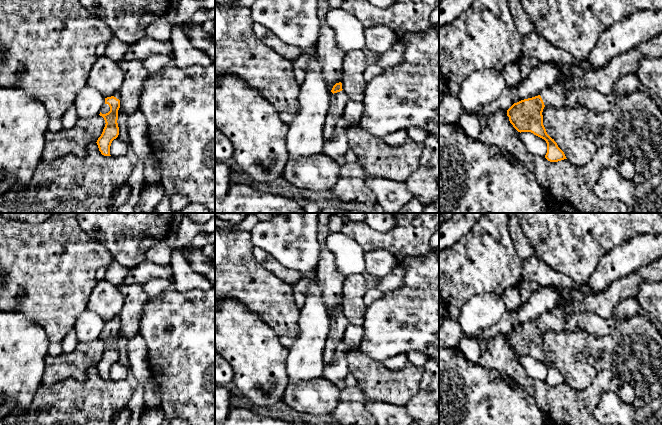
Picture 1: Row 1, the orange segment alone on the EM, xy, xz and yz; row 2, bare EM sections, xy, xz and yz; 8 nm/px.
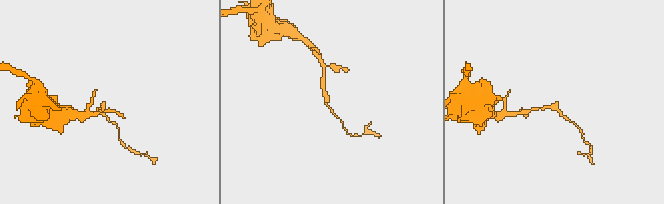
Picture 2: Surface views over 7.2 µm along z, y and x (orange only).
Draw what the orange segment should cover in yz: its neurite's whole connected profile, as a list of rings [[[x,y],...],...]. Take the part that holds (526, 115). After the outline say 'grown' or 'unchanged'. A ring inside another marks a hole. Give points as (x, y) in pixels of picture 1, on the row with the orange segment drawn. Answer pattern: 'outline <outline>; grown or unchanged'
outline [[[633,48],[615,56],[602,68],[586,71],[582,78],[571,75],[569,80],[544,89],[538,96],[514,103],[507,110],[509,121],[518,132],[531,132],[546,141],[545,158],[548,161],[558,162],[567,159],[554,139],[546,132],[543,125],[543,109],[559,109],[566,106],[567,99],[577,88],[593,88],[602,94],[610,94],[621,76],[635,73],[642,58],[641,53]]]; grown

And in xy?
outline [[[119,91],[115,92],[113,96],[105,98],[105,104],[102,107],[100,116],[105,120],[105,127],[101,136],[97,140],[99,151],[104,156],[110,155],[110,146],[114,139],[119,135],[118,127],[118,110],[120,108]]]; grown

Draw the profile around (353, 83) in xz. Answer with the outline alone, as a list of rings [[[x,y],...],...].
[[[362,50],[349,51],[342,64],[342,89],[352,101],[363,102],[367,82],[364,72],[368,63]]]

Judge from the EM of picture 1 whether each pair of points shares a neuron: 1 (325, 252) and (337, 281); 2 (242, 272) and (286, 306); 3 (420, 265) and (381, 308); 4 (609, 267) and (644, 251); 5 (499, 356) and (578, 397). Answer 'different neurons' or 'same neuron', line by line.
1: same neuron
2: same neuron
3: same neuron
4: same neuron
5: same neuron

